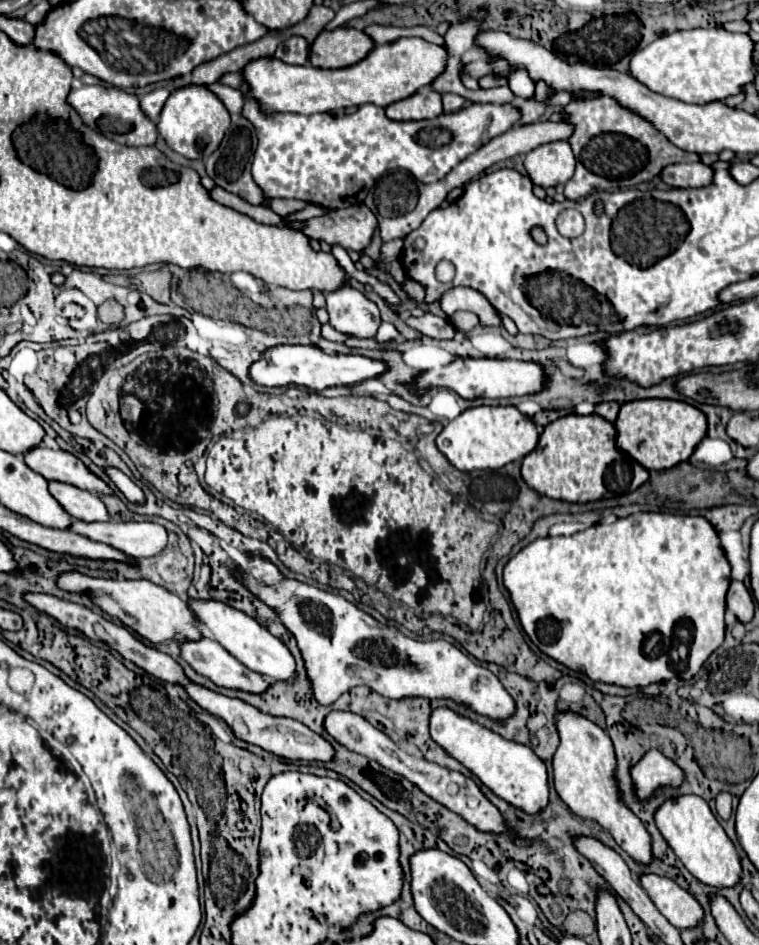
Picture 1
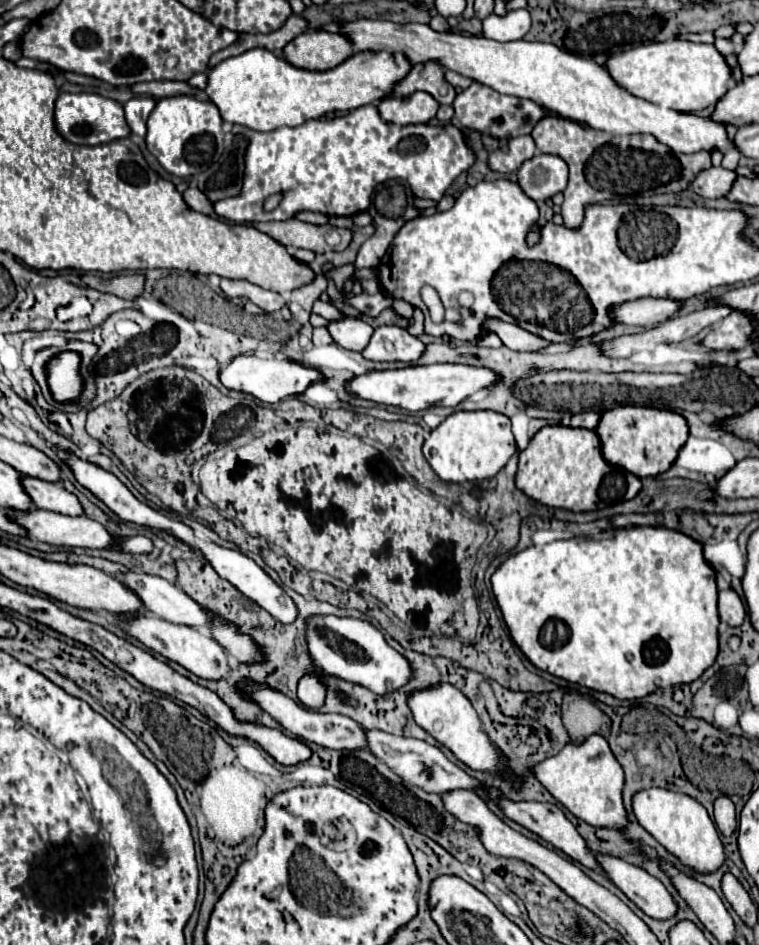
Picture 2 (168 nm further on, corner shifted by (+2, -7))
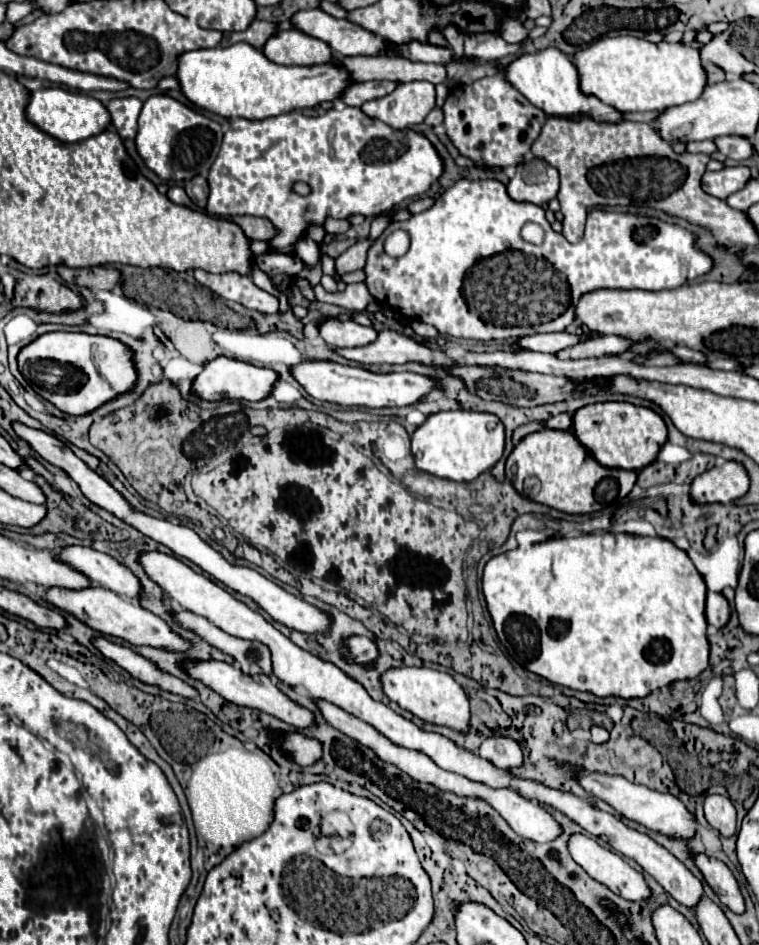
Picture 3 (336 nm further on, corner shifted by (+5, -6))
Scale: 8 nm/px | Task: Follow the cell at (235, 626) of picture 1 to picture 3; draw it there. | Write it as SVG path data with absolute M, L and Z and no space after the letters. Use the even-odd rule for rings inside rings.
M77 545L61 549L57 557L75 567L77 571L83 571L99 587L105 587L117 595L125 595L129 599L139 601L139 595L143 591L139 577L131 569L121 565L117 559L93 551L89 547L77 547Z

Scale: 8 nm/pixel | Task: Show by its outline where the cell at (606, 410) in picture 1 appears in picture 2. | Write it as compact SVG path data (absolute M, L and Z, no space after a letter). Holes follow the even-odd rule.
M580 412L580 414L574 414L570 418L570 426L572 428L588 428L588 430L594 430L596 424L600 420L600 414L598 412Z

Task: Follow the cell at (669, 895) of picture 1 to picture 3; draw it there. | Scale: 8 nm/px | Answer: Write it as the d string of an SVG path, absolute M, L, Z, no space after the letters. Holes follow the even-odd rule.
M571 835L569 839L569 851L573 855L573 859L593 877L597 879L599 883L607 885L615 895L623 897L623 899L629 899L629 901L645 901L651 897L651 889L645 881L645 877L635 871L627 861L623 861L617 853L613 853L611 849L605 849L601 847L597 841L593 841L591 837L585 837L585 835Z

